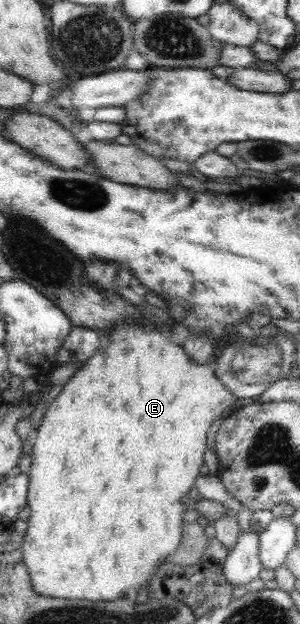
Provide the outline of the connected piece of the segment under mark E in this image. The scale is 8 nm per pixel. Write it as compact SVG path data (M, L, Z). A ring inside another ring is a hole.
M119 324L114 326L114 332L110 334L112 336L112 346L108 346L106 350L100 348L96 354L93 354L90 357L90 360L86 360L86 364L82 364L82 368L70 378L70 382L67 382L63 386L61 393L50 402L50 408L47 410L46 414L43 416L43 421L38 430L36 430L36 438L31 447L30 453L30 468L27 472L28 475L28 487L27 487L27 500L26 505L30 508L30 514L27 518L27 528L23 536L22 543L19 547L20 552L23 555L23 563L27 567L28 577L30 577L32 588L35 589L37 594L43 594L45 597L52 598L62 598L68 596L68 600L104 600L104 601L117 601L122 597L133 597L139 594L140 591L145 591L149 589L151 580L156 576L158 567L161 563L166 562L168 555L171 555L173 552L176 552L176 549L181 544L181 538L183 535L183 524L182 520L184 516L185 506L182 498L186 497L191 491L191 489L196 485L196 479L199 477L200 466L202 466L204 452L206 452L206 435L208 430L210 430L210 424L214 422L219 416L226 415L225 412L230 408L232 404L235 404L236 398L232 396L231 392L228 392L228 389L220 383L219 377L215 375L215 371L212 365L199 365L195 362L192 362L190 358L187 357L187 354L184 353L183 346L176 346L168 340L168 328L142 328L142 326L136 326L136 324Z

